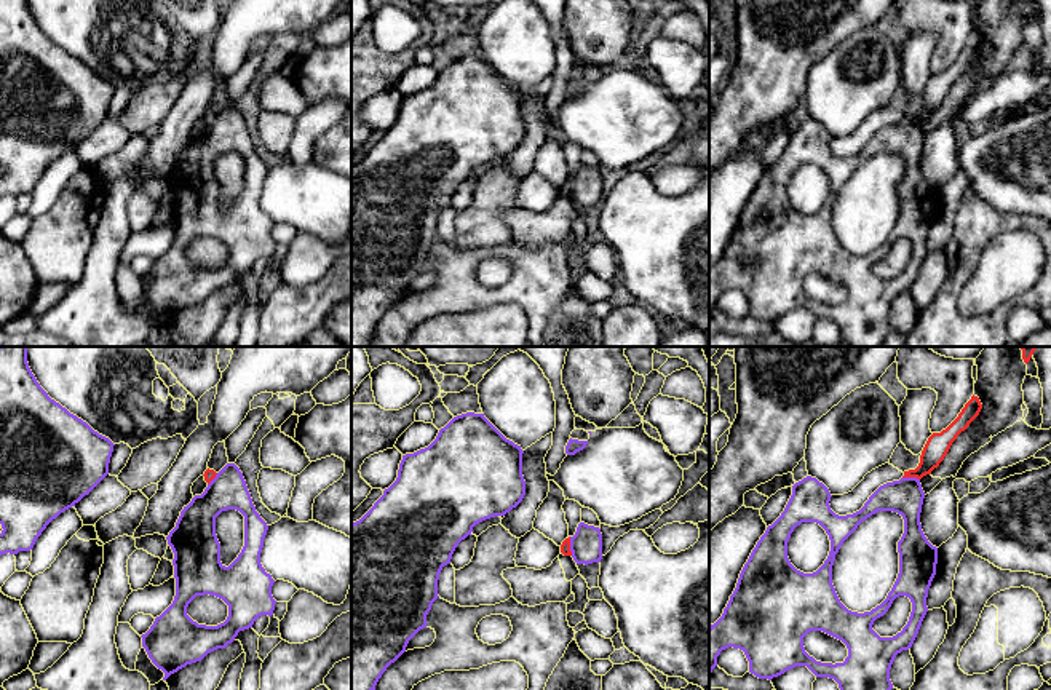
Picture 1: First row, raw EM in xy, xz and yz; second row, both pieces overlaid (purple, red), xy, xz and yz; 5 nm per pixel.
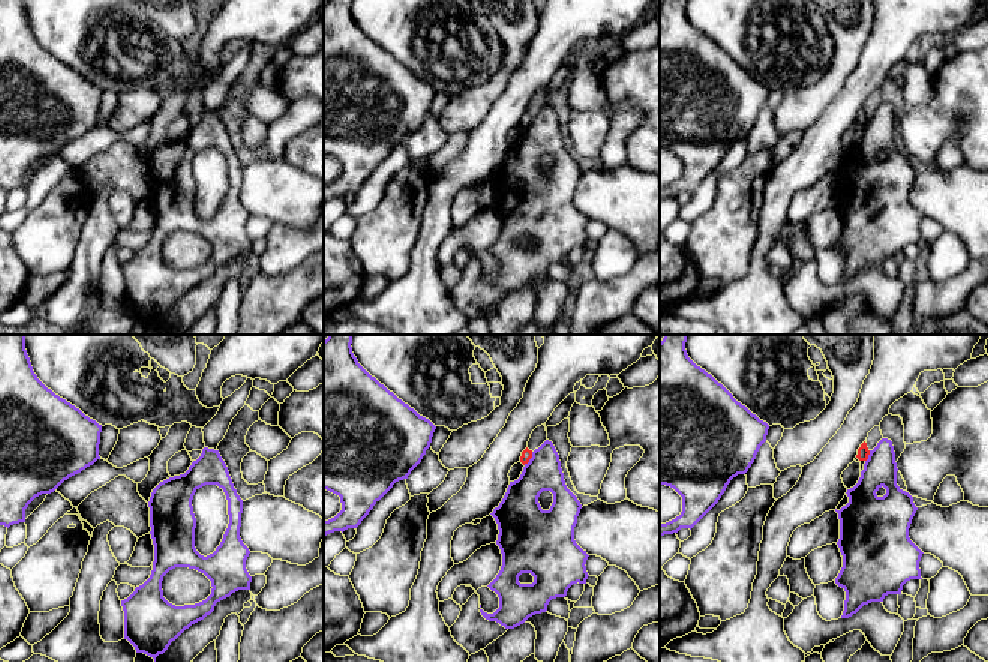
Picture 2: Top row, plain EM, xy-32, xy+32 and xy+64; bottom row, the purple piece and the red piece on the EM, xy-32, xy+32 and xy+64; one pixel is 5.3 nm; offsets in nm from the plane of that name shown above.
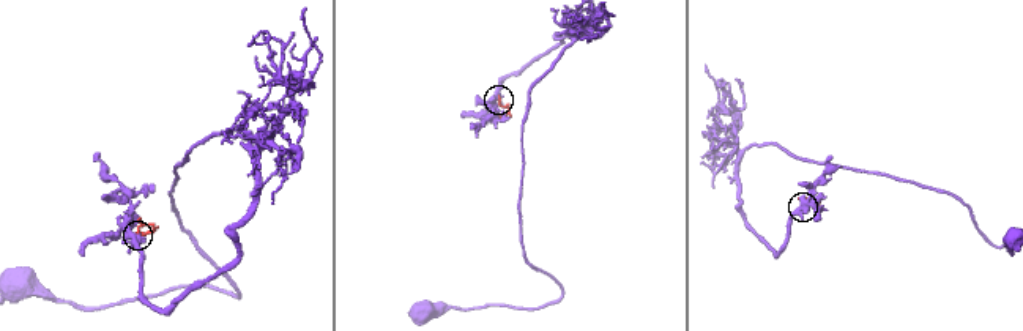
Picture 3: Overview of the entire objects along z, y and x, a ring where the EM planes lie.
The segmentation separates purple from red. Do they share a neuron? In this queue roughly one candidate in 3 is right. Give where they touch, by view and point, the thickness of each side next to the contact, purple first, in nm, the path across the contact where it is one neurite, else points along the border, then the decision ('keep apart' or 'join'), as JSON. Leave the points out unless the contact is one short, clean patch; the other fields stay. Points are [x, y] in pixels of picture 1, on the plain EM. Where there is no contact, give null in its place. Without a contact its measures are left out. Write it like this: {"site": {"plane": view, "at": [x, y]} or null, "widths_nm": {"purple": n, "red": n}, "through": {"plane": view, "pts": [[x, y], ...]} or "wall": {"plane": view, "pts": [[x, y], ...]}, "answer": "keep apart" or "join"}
{"site": {"plane": "xz", "at": [571, 189]}, "widths_nm": {"purple": 160, "red": 50}, "wall": {"plane": "xz", "pts": [[569, 179], [572, 197]]}, "answer": "keep apart"}

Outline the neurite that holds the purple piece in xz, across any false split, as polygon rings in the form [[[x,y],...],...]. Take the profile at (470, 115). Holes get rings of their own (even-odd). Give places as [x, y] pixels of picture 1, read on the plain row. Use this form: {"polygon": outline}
{"polygon": [[[484,56],[454,59],[425,91],[403,97],[396,123],[351,166],[351,347],[369,347],[369,337],[409,283],[426,270],[426,257],[438,238],[438,222],[458,185],[486,161],[505,158],[526,137],[521,88],[506,81]]]}

